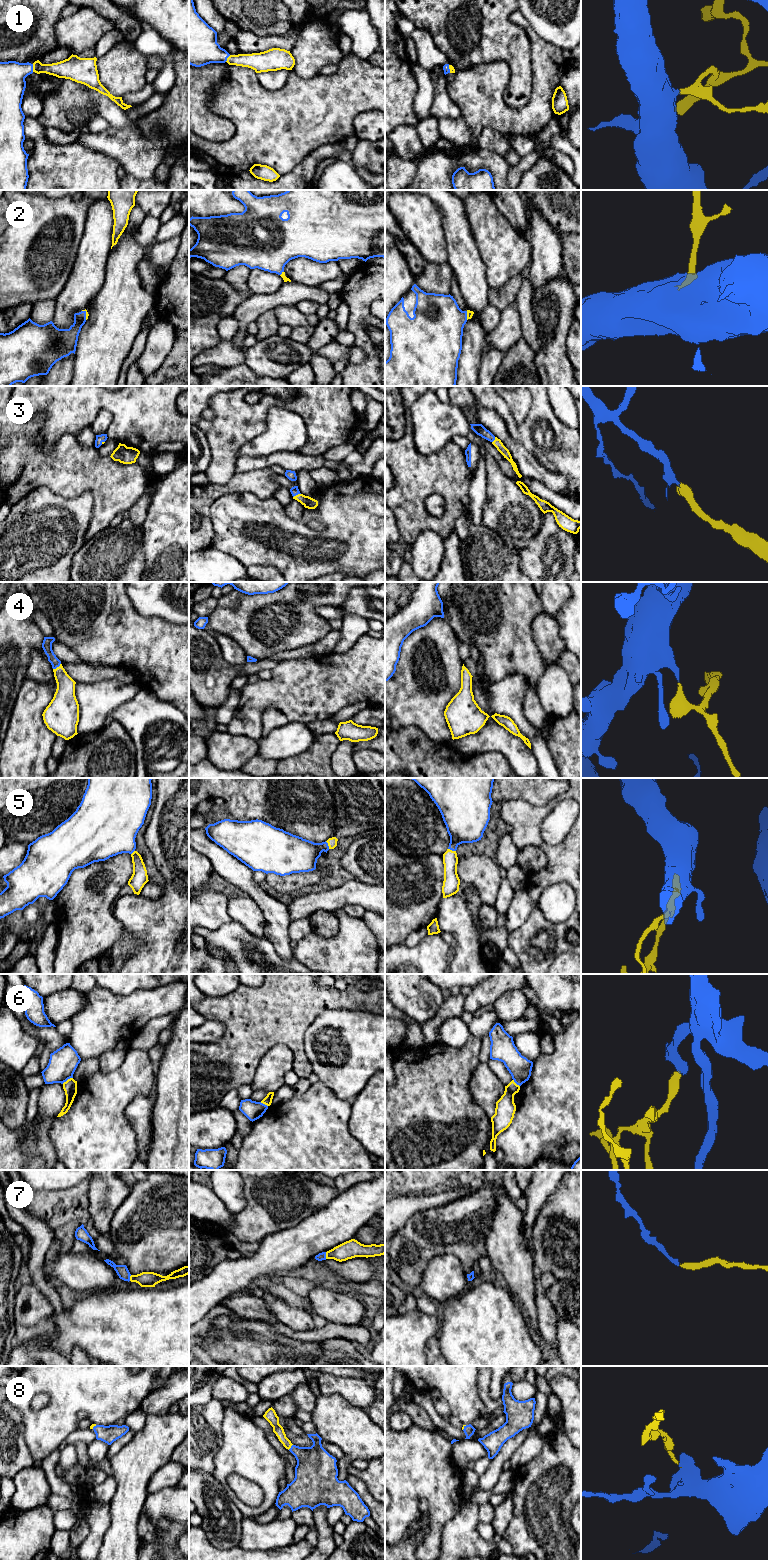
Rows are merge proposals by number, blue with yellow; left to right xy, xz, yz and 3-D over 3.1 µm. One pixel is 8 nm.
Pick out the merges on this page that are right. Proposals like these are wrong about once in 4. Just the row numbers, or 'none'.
1, 2, 3, 4, 5, 7, 8

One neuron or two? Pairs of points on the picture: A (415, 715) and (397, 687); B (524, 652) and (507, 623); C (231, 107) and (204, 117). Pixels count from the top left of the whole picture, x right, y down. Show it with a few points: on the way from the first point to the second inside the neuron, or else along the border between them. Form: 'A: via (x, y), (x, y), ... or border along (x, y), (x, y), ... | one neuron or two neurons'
A: via (415, 708), (415, 705), (404, 694) | one neuron
B: via (517, 645), (507, 635), (507, 630) | one neuron
C: border along (215, 90), (208, 106), (234, 125) | two neurons

